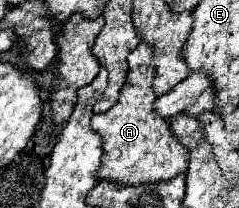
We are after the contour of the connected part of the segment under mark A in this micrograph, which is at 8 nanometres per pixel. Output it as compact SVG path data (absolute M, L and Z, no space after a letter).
M137 47L127 57L129 73L125 85L119 91L119 101L105 113L93 115L91 131L101 137L101 167L97 171L97 181L109 181L117 187L137 187L137 185L151 185L159 181L169 181L187 167L187 151L181 147L173 135L169 135L169 123L161 123L157 115L153 115L153 71L149 71L149 51L145 47Z

